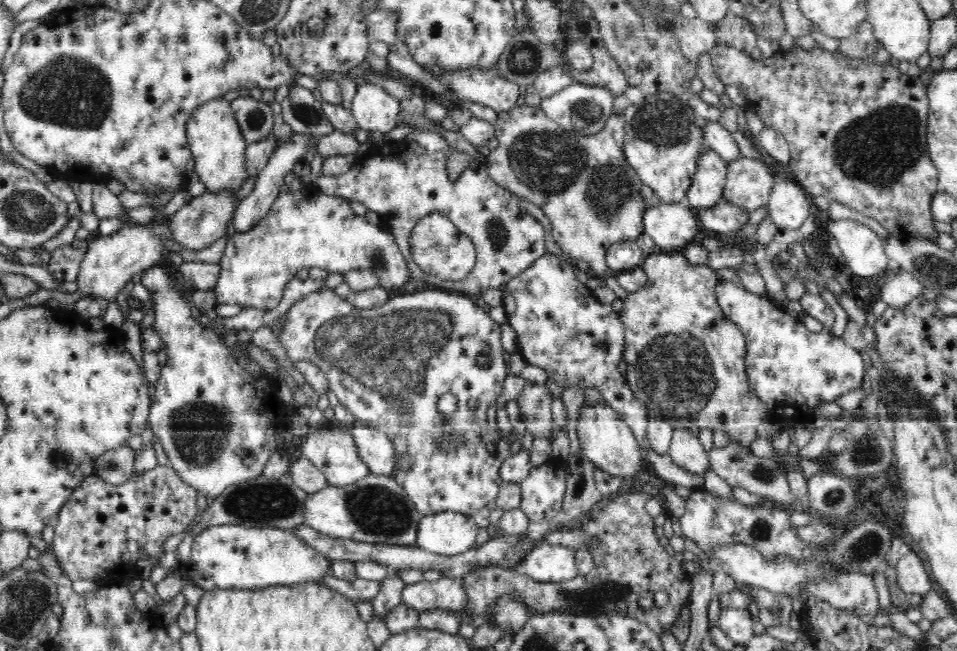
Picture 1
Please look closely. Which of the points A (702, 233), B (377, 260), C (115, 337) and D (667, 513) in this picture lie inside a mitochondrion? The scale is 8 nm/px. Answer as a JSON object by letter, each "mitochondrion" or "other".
{"A":"other","B":"mitochondrion","C":"other","D":"other"}

